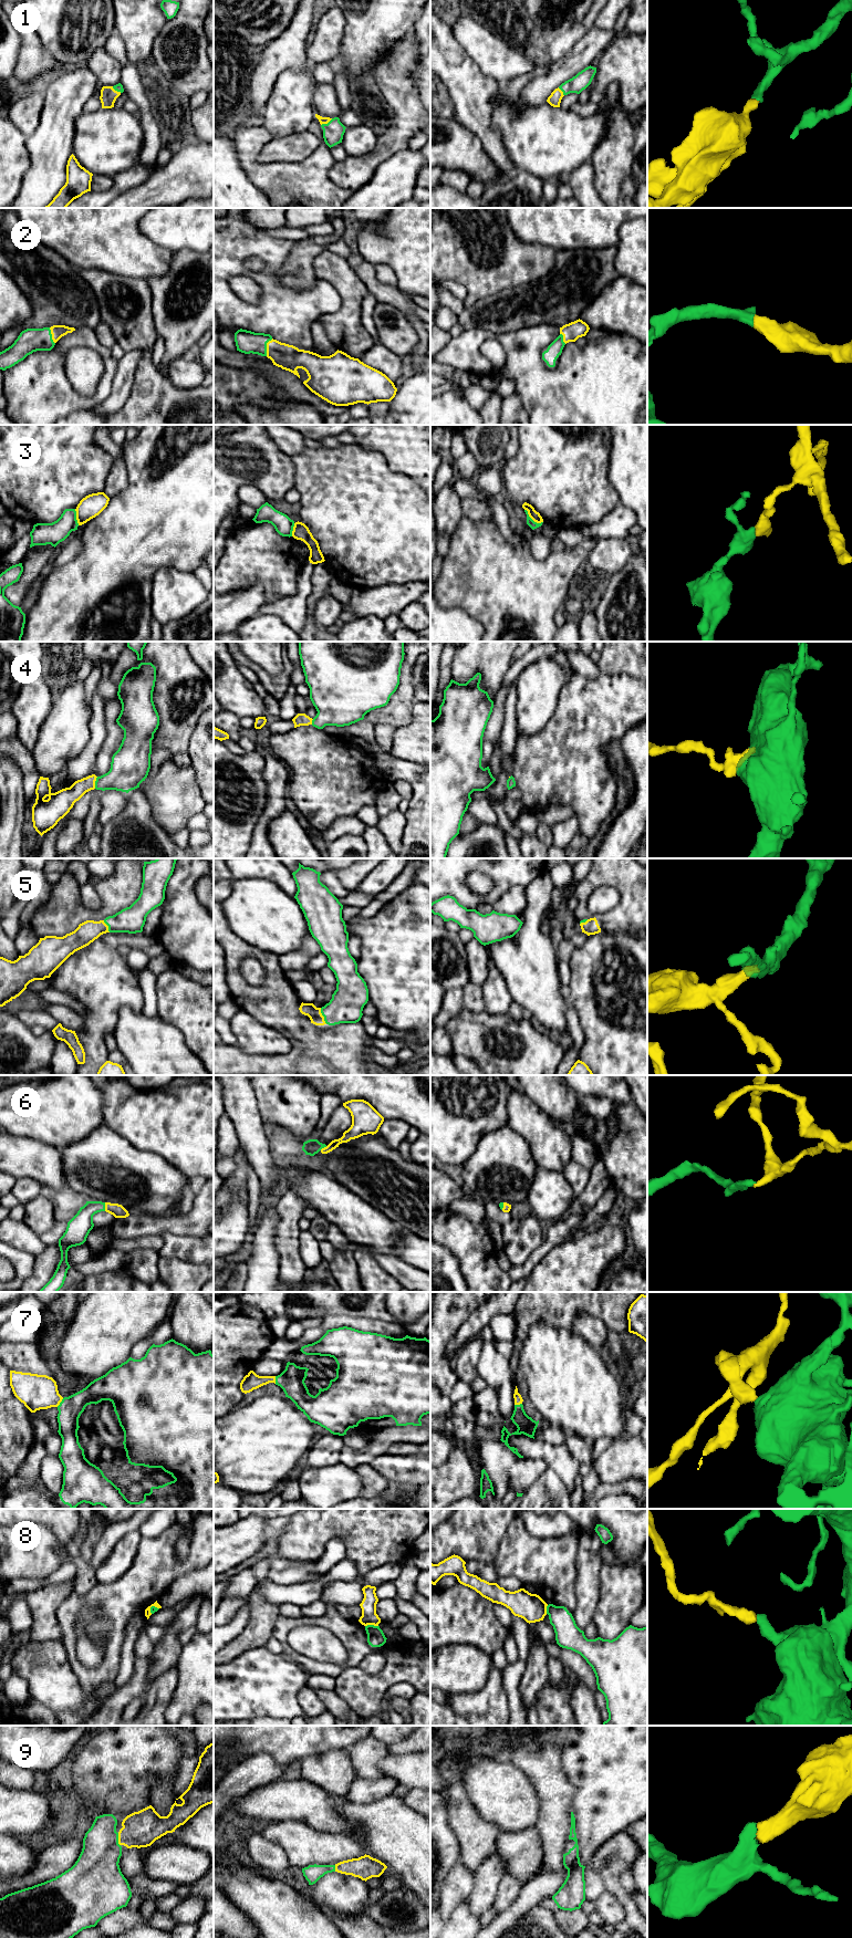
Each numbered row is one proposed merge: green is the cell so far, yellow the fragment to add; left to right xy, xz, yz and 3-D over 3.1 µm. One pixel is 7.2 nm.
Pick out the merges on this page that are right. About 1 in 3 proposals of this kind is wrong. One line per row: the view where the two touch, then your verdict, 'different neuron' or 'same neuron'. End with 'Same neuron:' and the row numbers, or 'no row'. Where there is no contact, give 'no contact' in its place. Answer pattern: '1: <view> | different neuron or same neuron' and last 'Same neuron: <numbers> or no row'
1: xz | same neuron
2: xz | same neuron
3: yz | different neuron
4: xy | same neuron
5: xz | same neuron
6: xy | same neuron
7: xy | same neuron
8: xz | different neuron
9: xy | same neuron
Same neuron: 1, 2, 4, 5, 6, 7, 9

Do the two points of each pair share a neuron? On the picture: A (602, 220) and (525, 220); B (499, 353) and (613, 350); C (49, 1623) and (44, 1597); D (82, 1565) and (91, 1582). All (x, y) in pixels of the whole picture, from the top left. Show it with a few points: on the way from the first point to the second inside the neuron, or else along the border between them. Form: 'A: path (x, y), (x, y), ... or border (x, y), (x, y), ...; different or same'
A: path (583, 220), (543, 220); same
B: border (490, 336), (506, 354), (502, 378); different
C: path (44, 1616), (44, 1604); same
D: path (84, 1570), (86, 1577); same

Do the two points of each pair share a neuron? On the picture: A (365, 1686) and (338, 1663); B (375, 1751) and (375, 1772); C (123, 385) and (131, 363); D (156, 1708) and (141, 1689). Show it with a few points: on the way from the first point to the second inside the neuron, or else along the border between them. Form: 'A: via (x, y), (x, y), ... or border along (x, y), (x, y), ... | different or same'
A: via (359, 1684), (344, 1669) | same
B: via (374, 1757), (374, 1767) | same
C: via (124, 379), (126, 368) | same
D: border along (151, 1684), (143, 1698) | different

